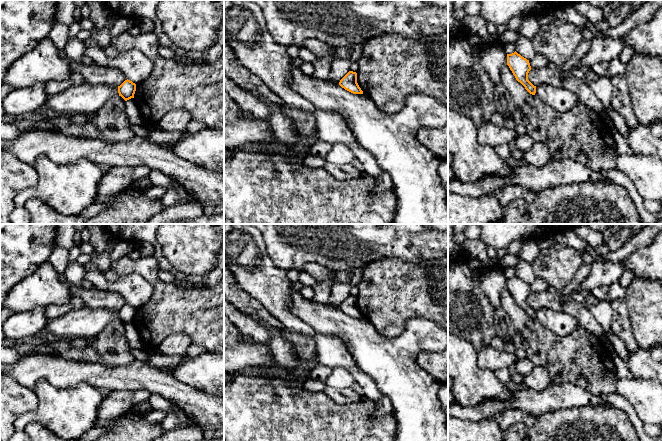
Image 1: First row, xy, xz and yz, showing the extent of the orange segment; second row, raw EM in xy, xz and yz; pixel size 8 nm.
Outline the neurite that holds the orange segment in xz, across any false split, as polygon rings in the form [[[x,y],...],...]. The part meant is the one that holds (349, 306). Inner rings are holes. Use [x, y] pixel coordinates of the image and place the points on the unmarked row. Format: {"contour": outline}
{"contour": [[[349,295],[339,306],[339,309],[353,318],[363,318],[357,307],[357,297]]]}

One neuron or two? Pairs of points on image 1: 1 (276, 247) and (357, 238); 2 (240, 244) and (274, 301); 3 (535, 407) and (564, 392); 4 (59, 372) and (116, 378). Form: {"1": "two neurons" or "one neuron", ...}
{"1": "one neuron", "2": "one neuron", "3": "one neuron", "4": "one neuron"}

